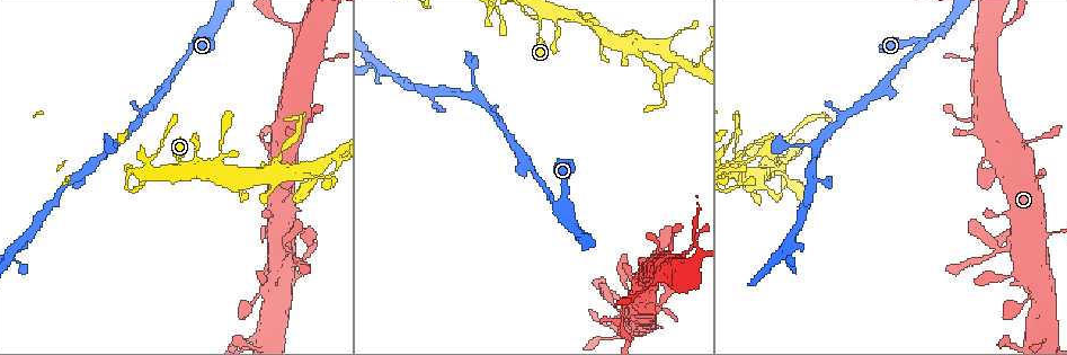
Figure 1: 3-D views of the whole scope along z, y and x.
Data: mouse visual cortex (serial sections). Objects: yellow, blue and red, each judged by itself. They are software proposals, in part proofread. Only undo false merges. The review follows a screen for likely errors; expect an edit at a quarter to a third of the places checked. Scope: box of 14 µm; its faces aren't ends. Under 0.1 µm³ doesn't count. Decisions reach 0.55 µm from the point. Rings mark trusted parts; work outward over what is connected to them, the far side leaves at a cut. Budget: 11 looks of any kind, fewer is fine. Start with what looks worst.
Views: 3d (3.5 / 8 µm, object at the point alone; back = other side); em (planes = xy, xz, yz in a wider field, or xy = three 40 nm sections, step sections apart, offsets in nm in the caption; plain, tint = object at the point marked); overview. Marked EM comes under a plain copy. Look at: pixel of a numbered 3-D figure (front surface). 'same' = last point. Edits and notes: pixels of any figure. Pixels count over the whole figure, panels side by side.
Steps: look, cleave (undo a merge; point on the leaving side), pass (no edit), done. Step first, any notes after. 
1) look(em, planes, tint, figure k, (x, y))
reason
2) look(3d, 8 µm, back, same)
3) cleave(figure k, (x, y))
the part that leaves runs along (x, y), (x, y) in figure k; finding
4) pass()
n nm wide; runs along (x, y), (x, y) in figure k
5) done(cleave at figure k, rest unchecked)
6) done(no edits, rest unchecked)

look(3d, 8 µm, figure 1, (769, 165))
three-way junction

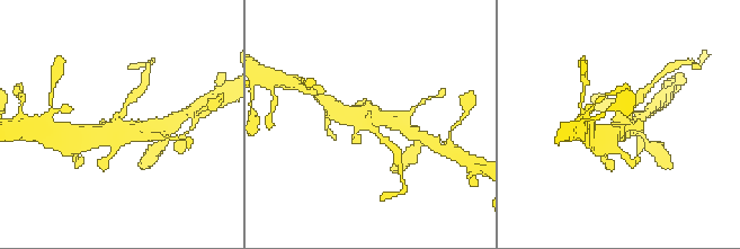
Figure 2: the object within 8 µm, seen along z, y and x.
look(3d, 3.5 µm, back, figure 2, (118, 124))

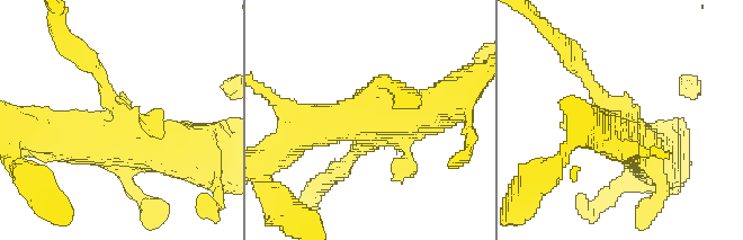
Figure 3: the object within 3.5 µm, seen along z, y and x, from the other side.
look(em, planes, tint, figure 3, (121, 123))
shape alone is not enough

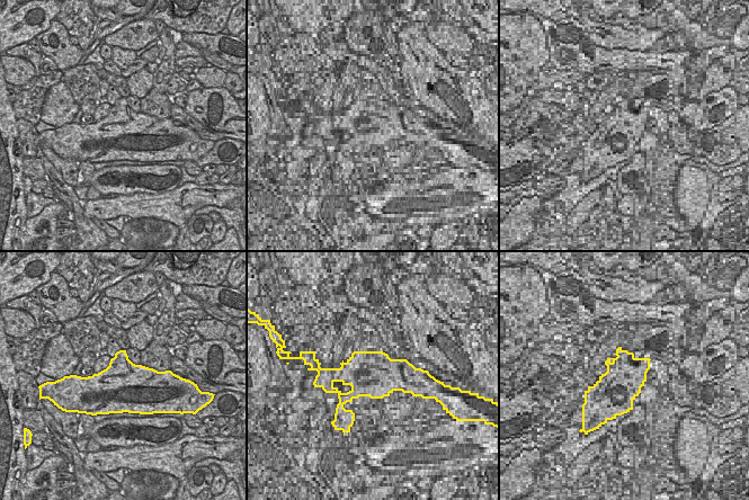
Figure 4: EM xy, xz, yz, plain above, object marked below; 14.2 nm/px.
pass()
runs along (445, 101), (300, 136) in figure 3; continuous, no second cell

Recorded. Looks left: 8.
look(3d, 3.5 µm, figure 1, (916, 40))
three arms meet

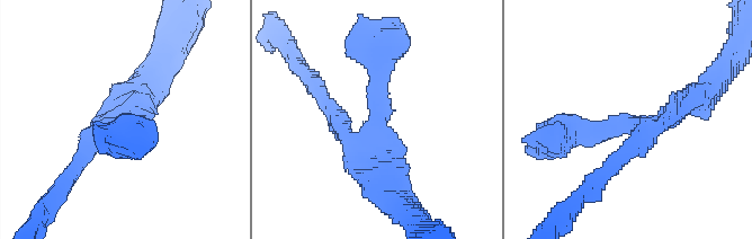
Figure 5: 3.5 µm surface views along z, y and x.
look(em, xy, step 1, tint, figure 5, (633, 122))

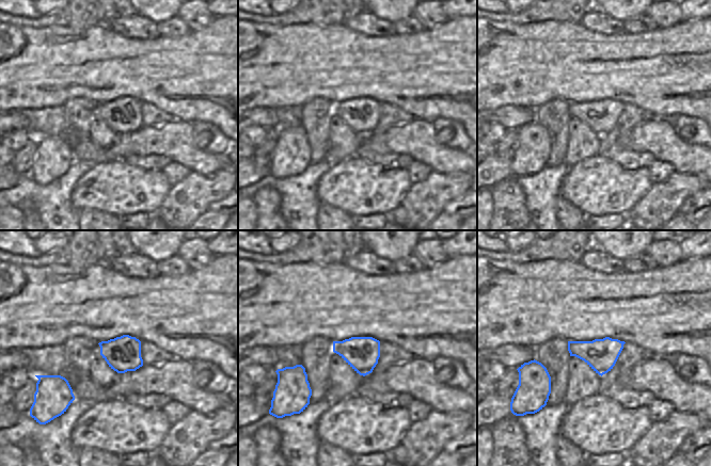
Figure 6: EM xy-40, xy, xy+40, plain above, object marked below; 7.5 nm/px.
pass()
runs along (373, 50), (376, 124), (356, 142), (331, 111) in figure 5; one cell here

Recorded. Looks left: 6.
look(3d, 3.5 µm, figure 1, (115, 144))
thin neck

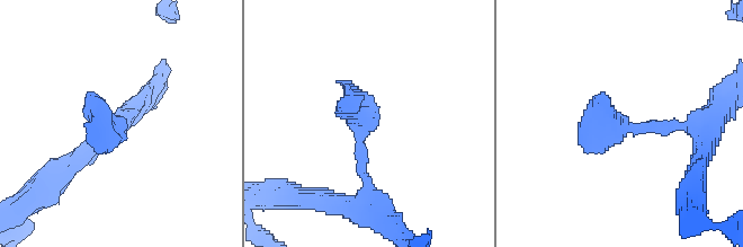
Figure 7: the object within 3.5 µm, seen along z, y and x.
look(em, planes, tint, figure 7, (358, 137))

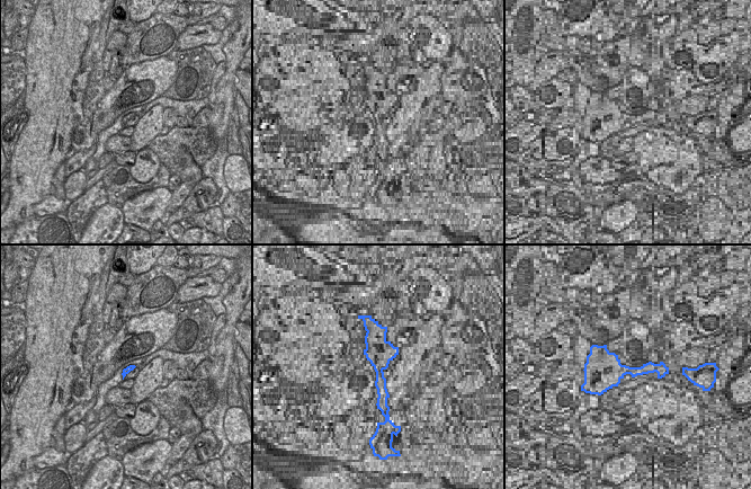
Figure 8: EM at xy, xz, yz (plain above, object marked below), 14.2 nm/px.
pass()
runs along (378, 209), (360, 170), (357, 98), (337, 81) in figure 7; all the same cell

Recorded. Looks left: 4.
look(3d, 3.5 µm, figure 1, (777, 257))
three-way junction

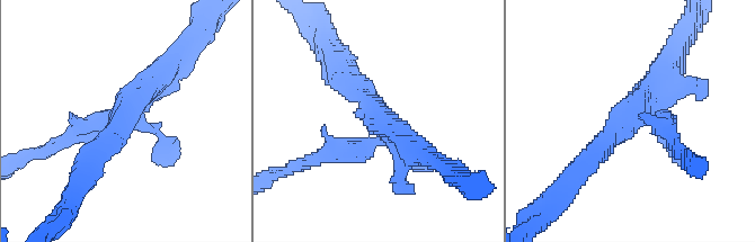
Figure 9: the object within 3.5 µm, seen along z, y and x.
look(em, xy, step 2, tint, figure 9, (124, 111))

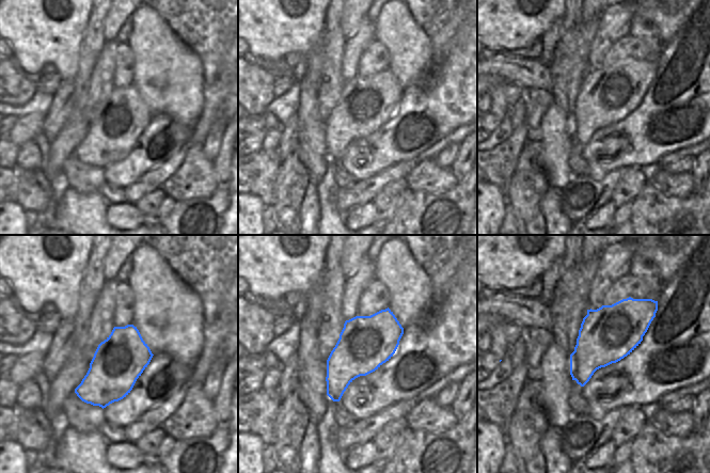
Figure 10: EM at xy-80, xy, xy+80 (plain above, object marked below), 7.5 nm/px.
cleave(figure 9, (81, 122))
the part that leaves runs along (370, 139), (356, 153), (335, 153) in figure 9; two cells meet here

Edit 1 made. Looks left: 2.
done(cleave at figure 9, rest unchecked)

